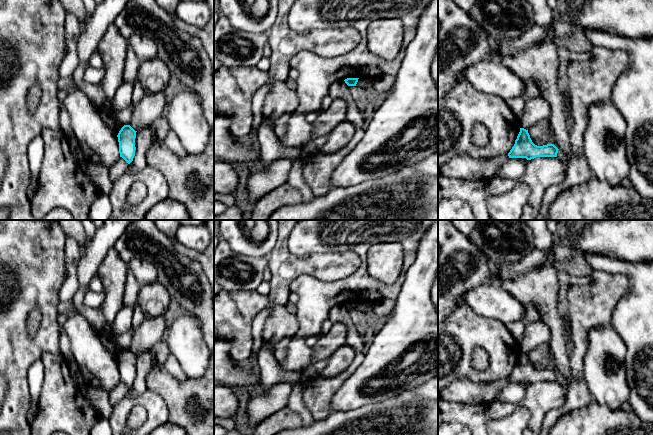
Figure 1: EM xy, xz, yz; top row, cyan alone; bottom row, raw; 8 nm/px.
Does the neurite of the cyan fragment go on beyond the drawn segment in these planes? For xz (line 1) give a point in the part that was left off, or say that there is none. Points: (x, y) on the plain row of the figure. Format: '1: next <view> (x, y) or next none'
1: next none

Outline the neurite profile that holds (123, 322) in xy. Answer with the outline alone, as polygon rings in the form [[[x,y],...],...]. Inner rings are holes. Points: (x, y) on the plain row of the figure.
[[[124,305],[118,312],[113,322],[111,331],[117,335],[120,335],[132,328],[133,312],[133,306]]]

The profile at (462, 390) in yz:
[[[461,377],[438,392],[438,396],[448,402],[484,404],[495,397],[509,384],[508,378],[490,383],[476,383]]]

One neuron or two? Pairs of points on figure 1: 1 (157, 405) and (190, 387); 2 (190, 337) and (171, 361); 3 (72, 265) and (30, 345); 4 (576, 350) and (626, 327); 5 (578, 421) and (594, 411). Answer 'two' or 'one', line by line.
1: two
2: two
3: two
4: two
5: one

